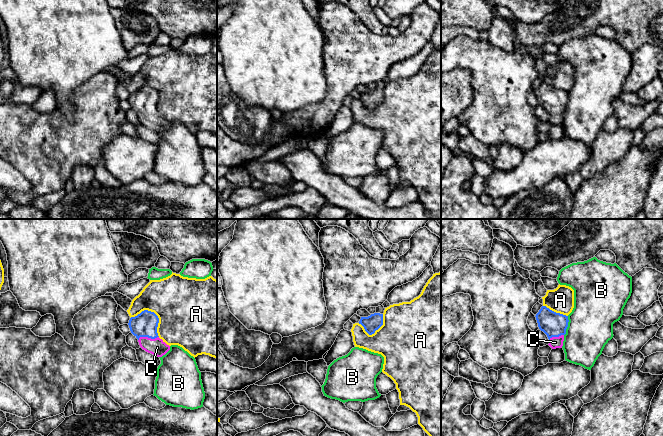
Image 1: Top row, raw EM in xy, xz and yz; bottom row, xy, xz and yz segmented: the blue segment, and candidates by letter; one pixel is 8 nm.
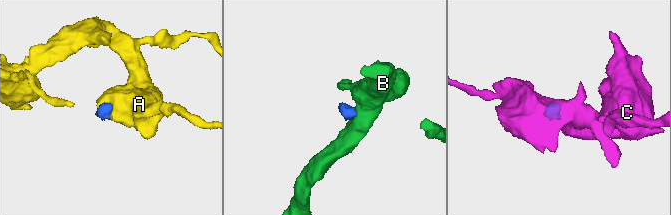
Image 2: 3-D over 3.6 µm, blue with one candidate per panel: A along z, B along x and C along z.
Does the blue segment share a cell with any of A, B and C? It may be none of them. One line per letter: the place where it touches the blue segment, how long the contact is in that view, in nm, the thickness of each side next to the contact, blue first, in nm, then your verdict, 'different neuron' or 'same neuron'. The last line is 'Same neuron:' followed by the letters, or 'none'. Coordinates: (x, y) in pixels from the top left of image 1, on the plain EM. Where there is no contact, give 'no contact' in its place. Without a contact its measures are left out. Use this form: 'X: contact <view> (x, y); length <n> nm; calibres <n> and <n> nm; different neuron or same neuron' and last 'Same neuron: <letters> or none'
A: contact xy (154, 89); length 280 nm; calibres 200 and 460 nm; different neuron
B: contact yz (567, 102); length 160 nm; calibres 200 and 360 nm; different neuron
C: contact xy (147, 112); length 170 nm; calibres 200 and 140 nm; same neuron
Same neuron: C

